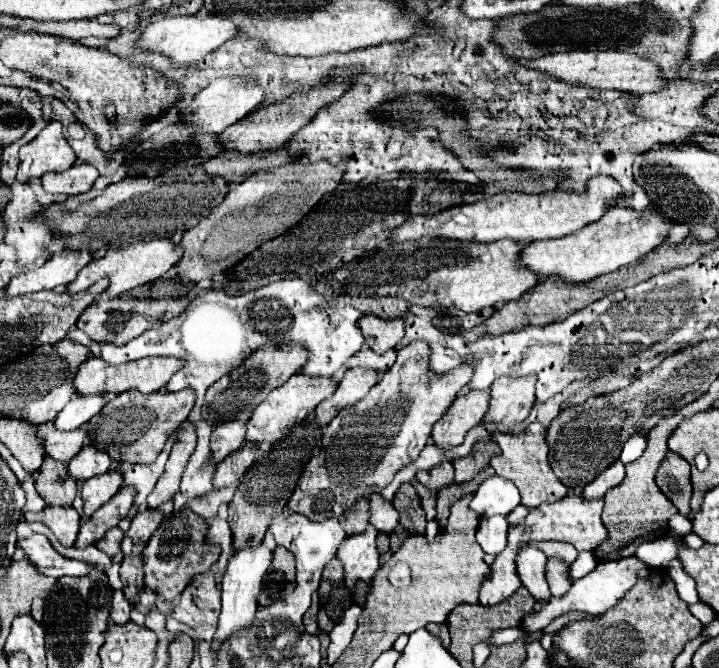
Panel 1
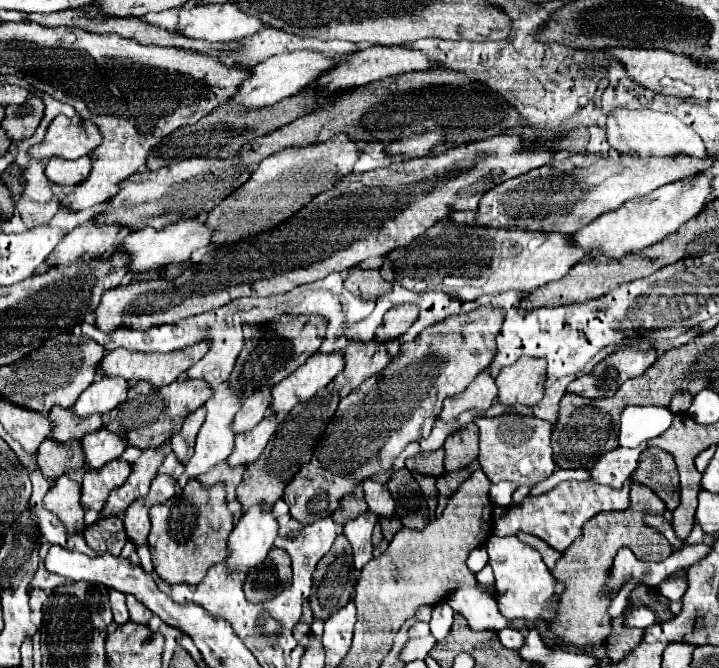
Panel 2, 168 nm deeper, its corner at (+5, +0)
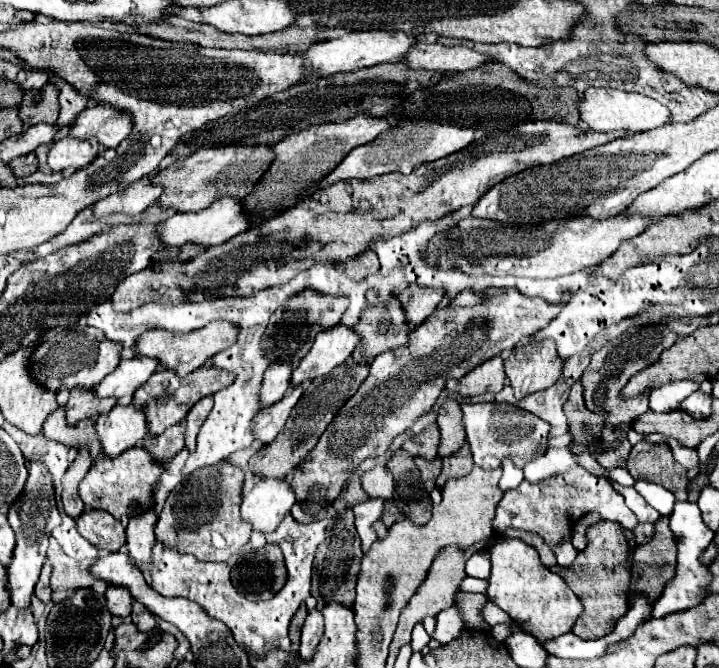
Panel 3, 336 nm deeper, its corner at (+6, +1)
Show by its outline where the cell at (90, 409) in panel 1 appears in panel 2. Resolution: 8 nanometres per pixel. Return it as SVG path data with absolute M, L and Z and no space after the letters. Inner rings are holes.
M103 376L101 380L93 382L79 400L73 404L73 412L77 416L89 416L89 414L105 414L113 410L117 404L121 404L127 398L129 382L125 378L117 376Z

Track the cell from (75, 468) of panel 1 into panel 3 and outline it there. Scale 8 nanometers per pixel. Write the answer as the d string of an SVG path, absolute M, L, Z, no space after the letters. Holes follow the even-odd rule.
M116 405L96 421L96 435L106 457L116 457L146 437L146 419L132 405Z

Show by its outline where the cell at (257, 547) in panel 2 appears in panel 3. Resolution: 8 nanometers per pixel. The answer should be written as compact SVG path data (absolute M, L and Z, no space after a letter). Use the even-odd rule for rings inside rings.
M262 479L242 501L242 519L252 523L254 531L272 533L282 523L286 511L294 505L294 493L288 481Z

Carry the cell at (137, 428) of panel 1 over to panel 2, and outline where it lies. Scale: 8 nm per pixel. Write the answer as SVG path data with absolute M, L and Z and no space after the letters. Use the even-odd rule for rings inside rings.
M187 378L187 380L175 380L169 386L163 388L155 388L151 382L137 382L135 386L129 388L129 396L123 404L119 404L117 408L113 408L113 416L111 422L105 424L109 430L117 432L119 436L127 438L129 446L137 446L141 450L145 448L157 448L161 444L165 444L173 434L177 434L177 430L183 426L185 418L189 412L197 410L199 406L203 406L213 394L213 388L197 378Z

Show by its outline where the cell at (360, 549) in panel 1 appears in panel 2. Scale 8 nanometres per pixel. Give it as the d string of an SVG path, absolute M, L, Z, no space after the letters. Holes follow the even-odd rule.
M367 510L365 514L349 520L349 524L343 526L343 534L347 536L347 540L353 546L353 556L355 556L355 568L357 570L361 570L373 558L371 534L373 534L375 522L377 522L377 514Z

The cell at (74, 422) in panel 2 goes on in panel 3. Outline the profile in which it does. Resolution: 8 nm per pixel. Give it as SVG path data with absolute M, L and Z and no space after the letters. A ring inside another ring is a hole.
M72 389L70 397L64 405L66 423L74 427L82 419L98 419L100 415L108 413L116 405L116 399L98 399L92 389Z

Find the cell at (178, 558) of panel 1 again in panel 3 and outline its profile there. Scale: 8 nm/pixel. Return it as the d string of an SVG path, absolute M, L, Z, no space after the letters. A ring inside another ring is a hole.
M228 461L196 469L166 499L156 521L156 539L180 553L192 553L200 561L228 561L252 533L250 523L240 519L242 479L242 469Z

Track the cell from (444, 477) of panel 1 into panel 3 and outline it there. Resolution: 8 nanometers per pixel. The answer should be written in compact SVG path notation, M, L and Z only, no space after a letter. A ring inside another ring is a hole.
M430 425L422 435L410 439L408 443L402 445L402 449L412 455L412 457L424 457L428 461L436 459L438 455L438 445L440 445L440 433L436 425Z

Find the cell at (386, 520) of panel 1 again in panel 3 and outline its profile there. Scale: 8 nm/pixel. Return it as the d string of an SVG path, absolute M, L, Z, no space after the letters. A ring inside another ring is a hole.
M374 467L372 471L366 471L362 477L362 487L372 499L392 499L394 493L394 481L386 467Z

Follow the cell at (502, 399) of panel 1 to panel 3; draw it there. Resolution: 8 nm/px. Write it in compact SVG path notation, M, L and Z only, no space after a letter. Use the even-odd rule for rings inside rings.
M522 341L504 361L504 371L516 399L548 389L562 373L554 341Z

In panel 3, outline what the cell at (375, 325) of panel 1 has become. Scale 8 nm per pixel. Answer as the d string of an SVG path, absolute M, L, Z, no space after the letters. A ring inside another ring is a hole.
M412 285L412 287L404 289L398 295L398 299L400 299L400 305L404 307L404 315L406 315L408 323L410 325L420 325L438 307L438 303L442 299L442 291Z

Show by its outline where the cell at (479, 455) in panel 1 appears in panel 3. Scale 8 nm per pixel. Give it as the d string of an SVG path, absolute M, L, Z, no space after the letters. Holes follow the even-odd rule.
M448 399L444 407L438 411L438 429L440 429L440 457L450 457L466 443L466 431L464 431L464 419L462 409L456 399Z

